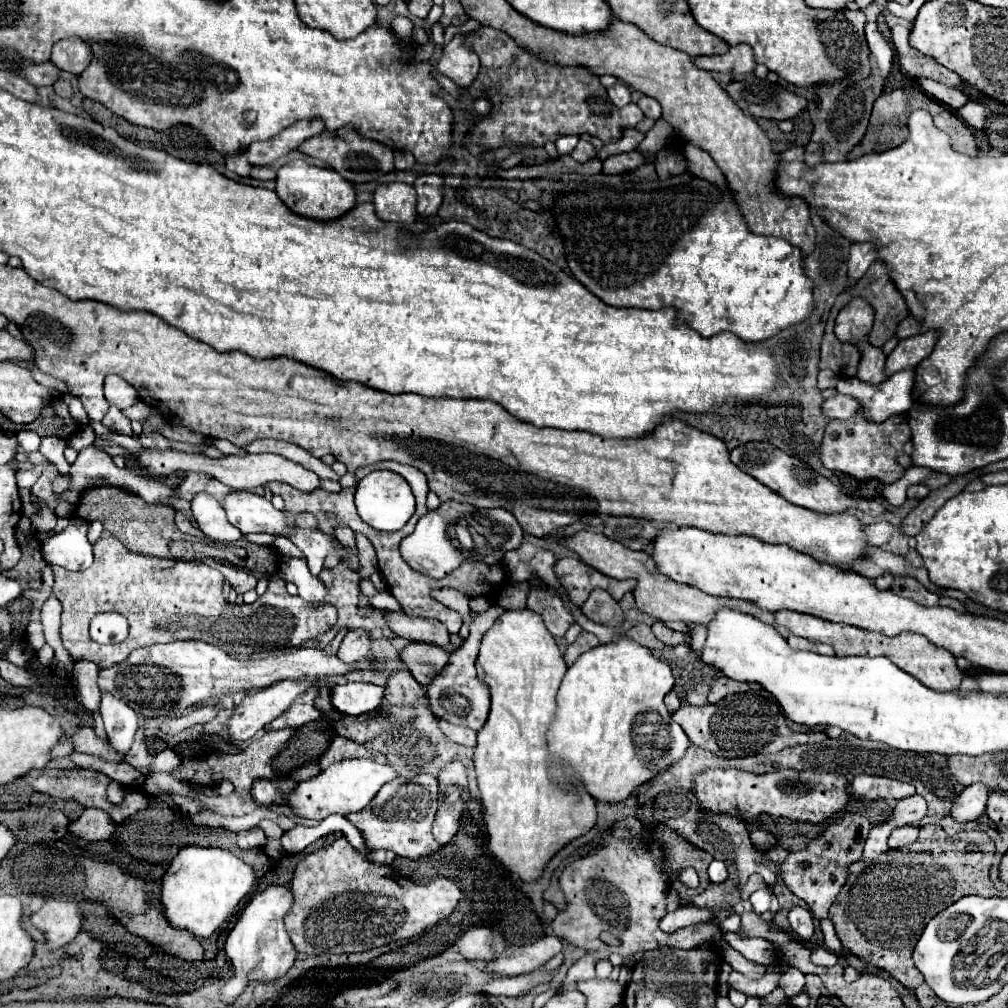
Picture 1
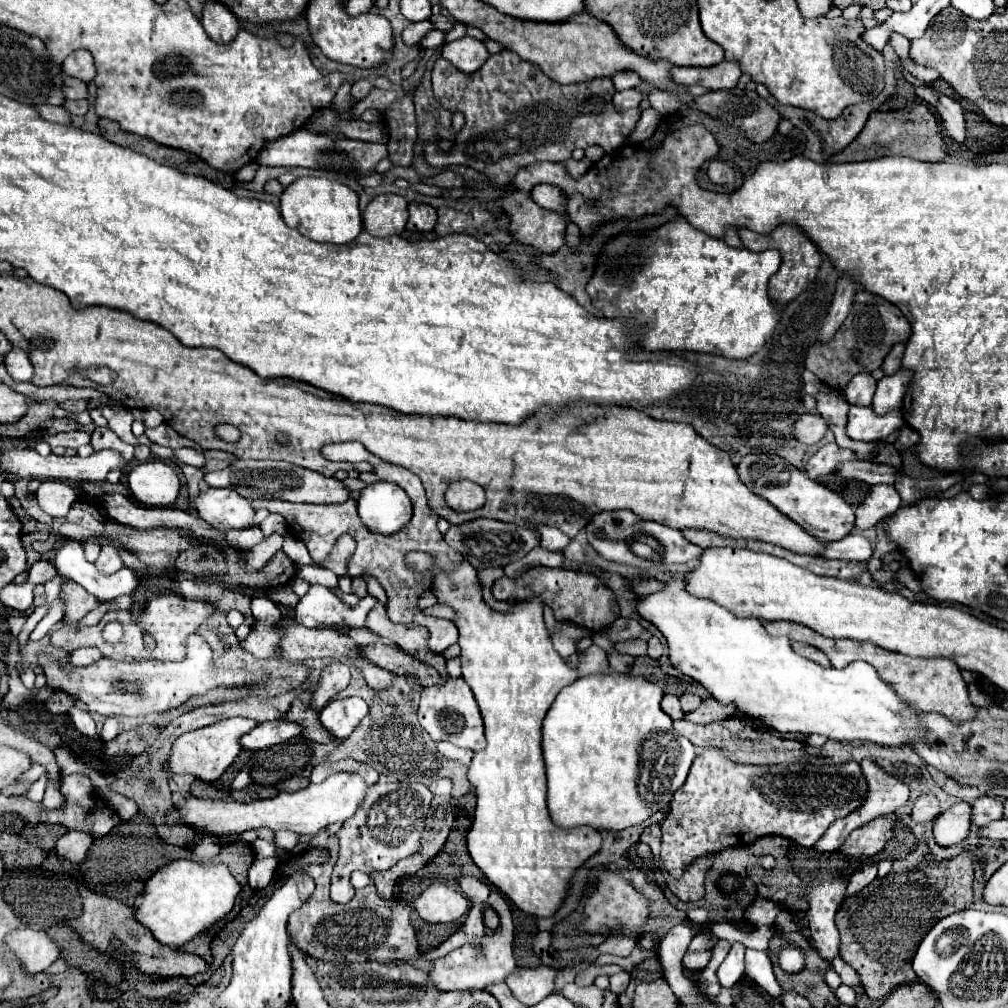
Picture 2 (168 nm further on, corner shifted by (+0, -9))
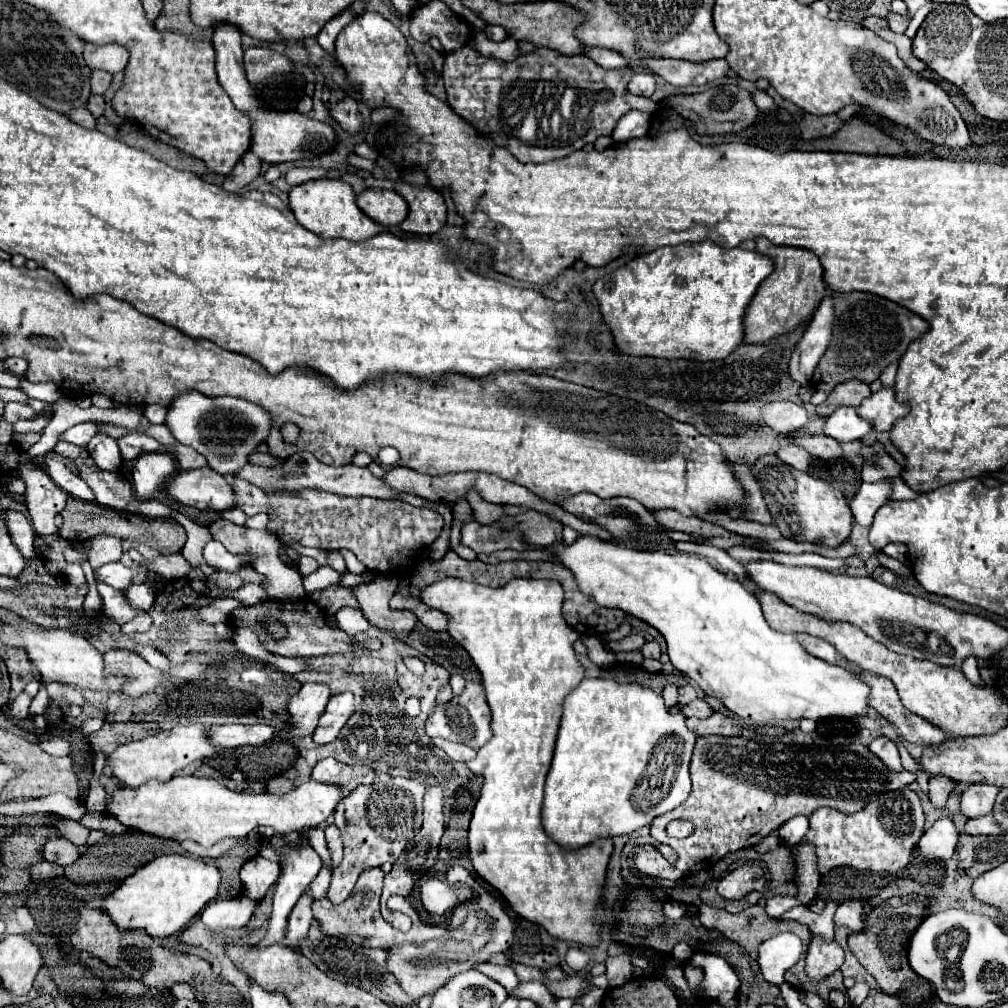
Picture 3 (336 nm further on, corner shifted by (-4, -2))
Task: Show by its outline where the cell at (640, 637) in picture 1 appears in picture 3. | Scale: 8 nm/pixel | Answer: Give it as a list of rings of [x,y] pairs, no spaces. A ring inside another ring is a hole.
[[[629,634],[625,636],[623,640],[617,640],[617,642],[609,642],[607,648],[611,652],[631,652],[631,650],[641,650],[641,646],[645,644],[645,638],[639,636],[639,634]]]

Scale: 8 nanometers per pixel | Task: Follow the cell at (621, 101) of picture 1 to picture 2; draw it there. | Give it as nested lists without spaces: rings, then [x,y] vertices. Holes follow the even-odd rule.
[[[627,89],[627,91],[619,91],[613,95],[613,105],[617,109],[631,109],[631,107],[639,107],[641,101],[641,93],[635,89]]]

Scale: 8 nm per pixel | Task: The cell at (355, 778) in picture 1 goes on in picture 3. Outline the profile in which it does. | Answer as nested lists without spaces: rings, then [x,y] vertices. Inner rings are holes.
[[[173,776],[167,782],[145,782],[139,788],[117,786],[113,794],[107,794],[105,812],[119,820],[123,826],[157,836],[171,838],[177,842],[193,840],[201,846],[213,846],[223,838],[239,838],[249,834],[259,826],[269,826],[279,834],[315,828],[329,814],[335,812],[337,804],[343,798],[343,790],[321,784],[321,782],[305,782],[287,794],[243,794],[225,788],[213,778],[197,778],[197,776]]]

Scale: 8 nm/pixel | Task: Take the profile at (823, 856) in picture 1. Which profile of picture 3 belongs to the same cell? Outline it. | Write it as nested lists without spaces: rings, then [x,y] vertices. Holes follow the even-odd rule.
[[[813,938],[807,950],[807,962],[805,962],[805,974],[813,982],[821,982],[827,976],[831,976],[835,970],[841,968],[845,960],[845,952],[837,942],[825,944],[821,938]]]

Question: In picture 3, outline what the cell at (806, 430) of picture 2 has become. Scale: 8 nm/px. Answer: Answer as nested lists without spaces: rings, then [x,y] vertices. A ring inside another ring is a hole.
[[[777,400],[777,402],[765,404],[761,408],[761,416],[769,428],[773,428],[775,432],[781,432],[781,434],[801,430],[809,422],[807,412],[789,400]]]

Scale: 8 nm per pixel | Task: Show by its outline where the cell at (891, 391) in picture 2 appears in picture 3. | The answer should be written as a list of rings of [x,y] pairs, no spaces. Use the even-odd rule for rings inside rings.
[[[881,388],[877,394],[869,396],[865,402],[861,402],[861,406],[857,408],[857,414],[867,420],[873,430],[883,432],[883,430],[891,430],[893,422],[901,416],[905,416],[909,412],[909,406],[899,404],[895,400],[895,392],[893,388]]]

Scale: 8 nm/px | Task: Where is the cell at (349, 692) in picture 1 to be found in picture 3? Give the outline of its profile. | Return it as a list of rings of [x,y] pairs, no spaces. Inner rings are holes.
[[[351,692],[331,696],[331,700],[325,706],[325,712],[319,718],[313,740],[317,744],[333,742],[333,738],[337,738],[339,730],[343,728],[343,724],[347,722],[351,712],[353,712],[353,694]]]

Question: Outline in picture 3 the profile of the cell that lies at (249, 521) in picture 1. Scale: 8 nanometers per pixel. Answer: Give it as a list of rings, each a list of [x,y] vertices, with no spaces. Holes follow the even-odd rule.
[[[209,466],[179,470],[175,478],[169,478],[165,482],[165,492],[169,498],[187,506],[195,506],[199,510],[223,512],[235,506],[229,480]]]

